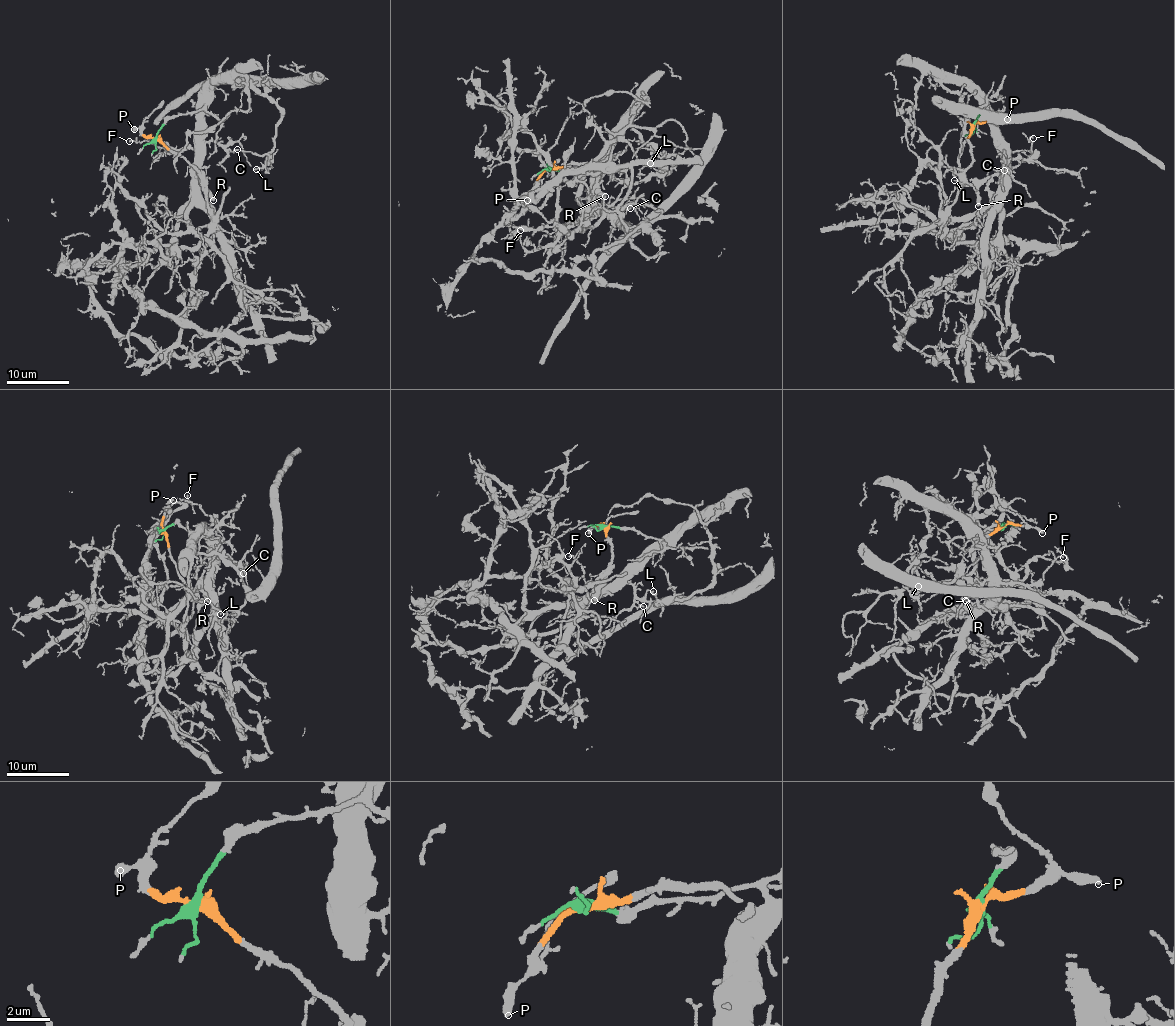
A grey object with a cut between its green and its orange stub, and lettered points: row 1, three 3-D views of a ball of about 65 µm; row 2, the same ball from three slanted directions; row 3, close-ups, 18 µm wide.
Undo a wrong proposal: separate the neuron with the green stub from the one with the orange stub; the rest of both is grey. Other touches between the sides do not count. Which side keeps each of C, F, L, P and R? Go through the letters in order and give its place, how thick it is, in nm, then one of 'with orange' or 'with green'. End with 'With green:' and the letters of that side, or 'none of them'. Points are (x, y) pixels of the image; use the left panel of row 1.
C: (237, 149) | 170 nm | with green
F: (129, 141) | 130 nm | with green
L: (256, 169) | 160 nm | with green
P: (134, 129) | 400 nm | with orange
R: (213, 200) | 280 nm | with orange
With green: C, F, L

